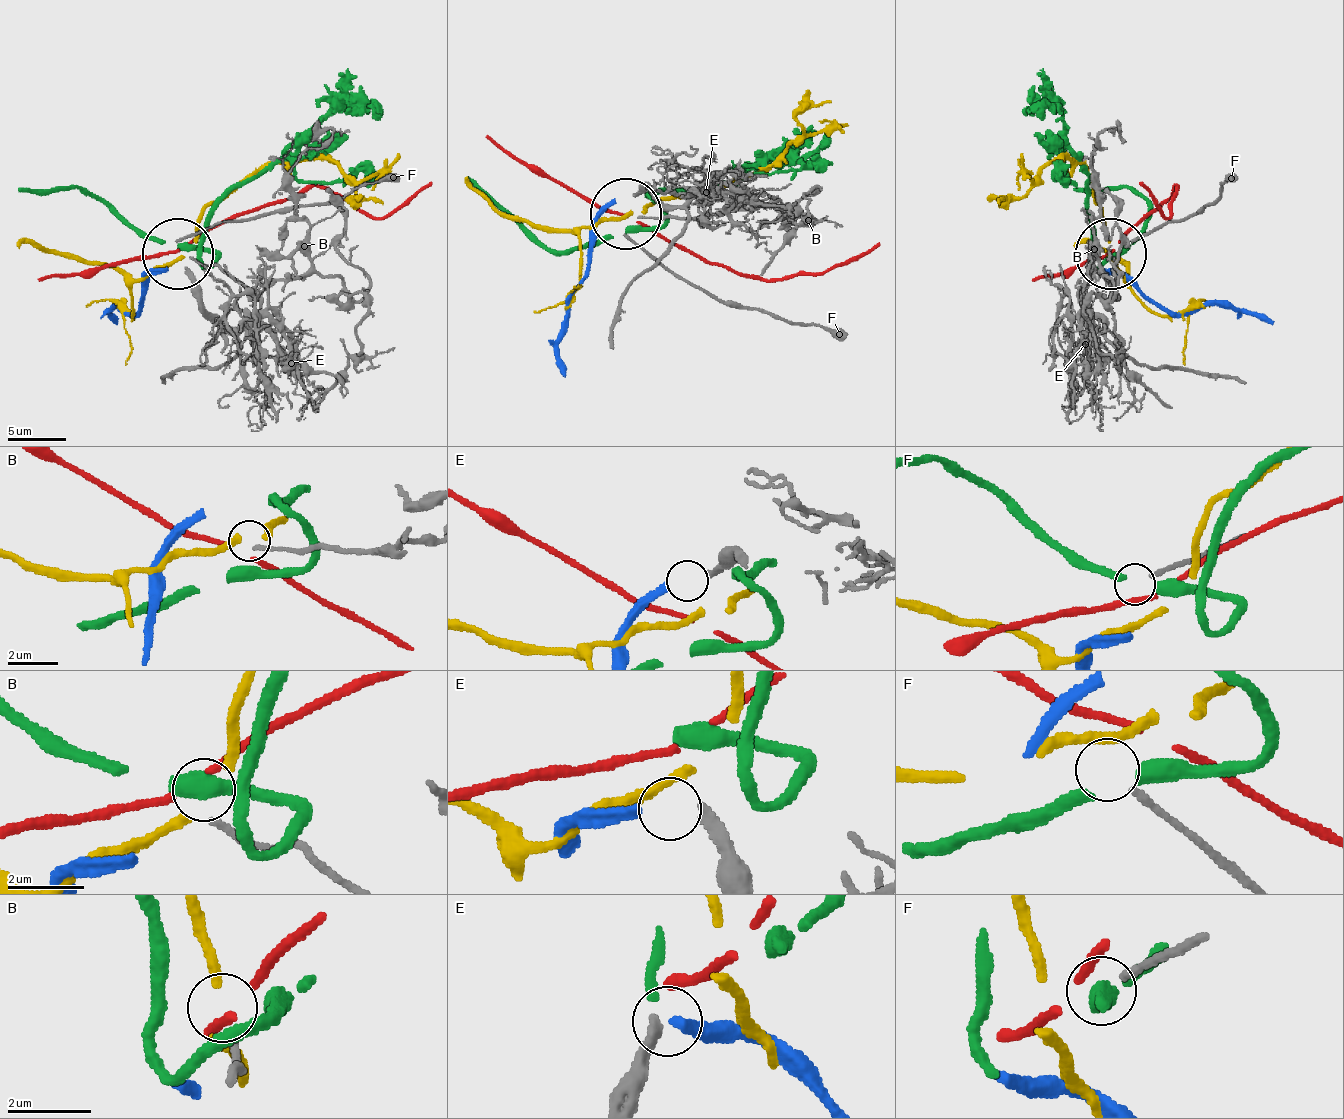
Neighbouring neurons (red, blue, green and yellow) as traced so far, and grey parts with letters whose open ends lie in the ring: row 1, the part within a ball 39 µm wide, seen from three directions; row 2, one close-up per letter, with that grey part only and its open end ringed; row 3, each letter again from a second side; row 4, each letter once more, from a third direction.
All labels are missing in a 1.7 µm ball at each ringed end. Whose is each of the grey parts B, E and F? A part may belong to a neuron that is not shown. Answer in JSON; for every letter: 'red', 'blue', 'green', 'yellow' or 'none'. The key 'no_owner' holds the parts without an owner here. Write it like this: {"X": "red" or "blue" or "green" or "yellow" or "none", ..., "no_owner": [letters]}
{"B": "none", "E": "blue", "F": "none", "no_owner": ["B", "F"]}

